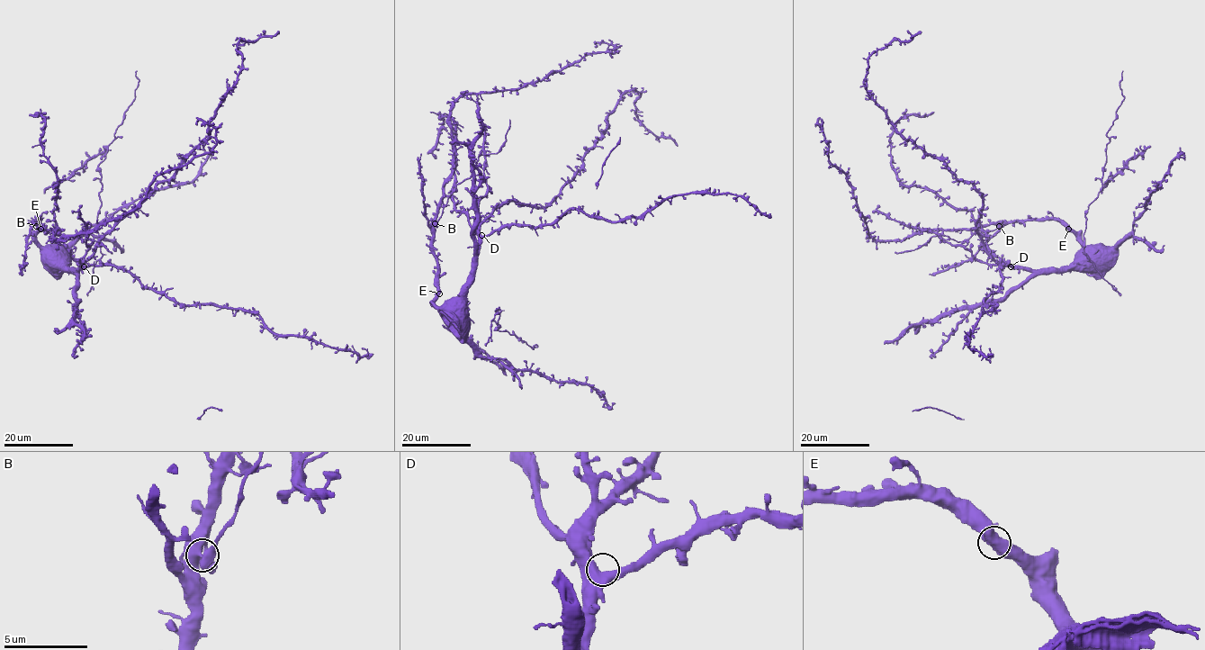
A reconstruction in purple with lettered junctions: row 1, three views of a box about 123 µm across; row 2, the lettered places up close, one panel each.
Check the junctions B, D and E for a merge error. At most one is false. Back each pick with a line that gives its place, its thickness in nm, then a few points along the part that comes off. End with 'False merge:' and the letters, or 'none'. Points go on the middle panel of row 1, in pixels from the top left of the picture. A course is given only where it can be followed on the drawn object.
B: at (435, 223); 600 nm thick; foreign part runs (435, 223), (456, 185), (473, 173), (478, 157), (497, 153), (505, 140), (509, 119)
False merge: B

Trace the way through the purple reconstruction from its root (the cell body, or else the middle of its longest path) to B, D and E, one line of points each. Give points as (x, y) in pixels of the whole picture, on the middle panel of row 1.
B: (463, 303), (455, 297), (440, 307), (435, 303), (437, 292), (437, 257), (433, 248), (435, 223)
D: (463, 303), (463, 296), (473, 279), (473, 256), (478, 239), (481, 235)
E: (463, 303), (455, 297), (438, 307), (435, 298), (439, 293)

